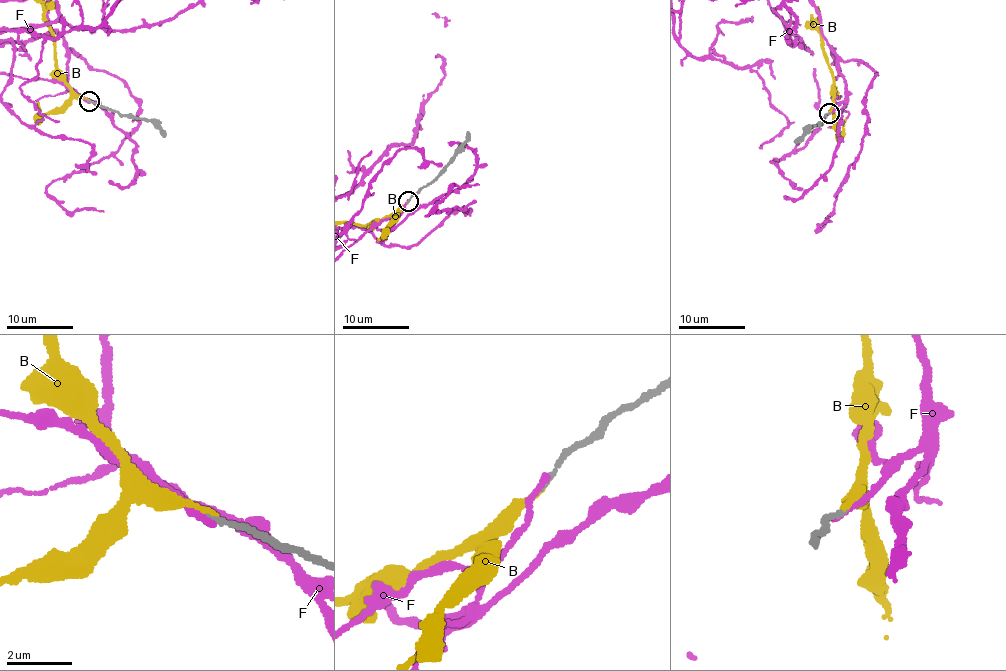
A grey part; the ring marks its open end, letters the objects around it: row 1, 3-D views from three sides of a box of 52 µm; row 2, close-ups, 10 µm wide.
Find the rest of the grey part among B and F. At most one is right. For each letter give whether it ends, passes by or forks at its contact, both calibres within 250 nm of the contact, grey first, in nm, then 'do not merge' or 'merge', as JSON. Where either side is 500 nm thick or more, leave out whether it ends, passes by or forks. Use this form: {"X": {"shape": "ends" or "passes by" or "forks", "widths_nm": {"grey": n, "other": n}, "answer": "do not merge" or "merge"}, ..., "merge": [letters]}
{"B": {"shape": "ends", "widths_nm": {"grey": 150, "other": 170}, "answer": "merge"}, "F": {"shape": "ends", "widths_nm": {"grey": 150, "other": 200}, "answer": "do not merge"}, "merge": ["B"]}

